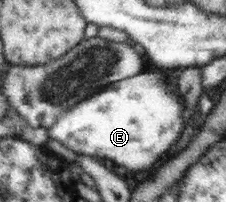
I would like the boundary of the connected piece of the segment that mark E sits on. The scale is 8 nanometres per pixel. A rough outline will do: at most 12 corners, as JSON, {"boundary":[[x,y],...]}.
{"boundary":[[145,69],[62,112],[49,137],[79,159],[148,169],[184,127]]}

